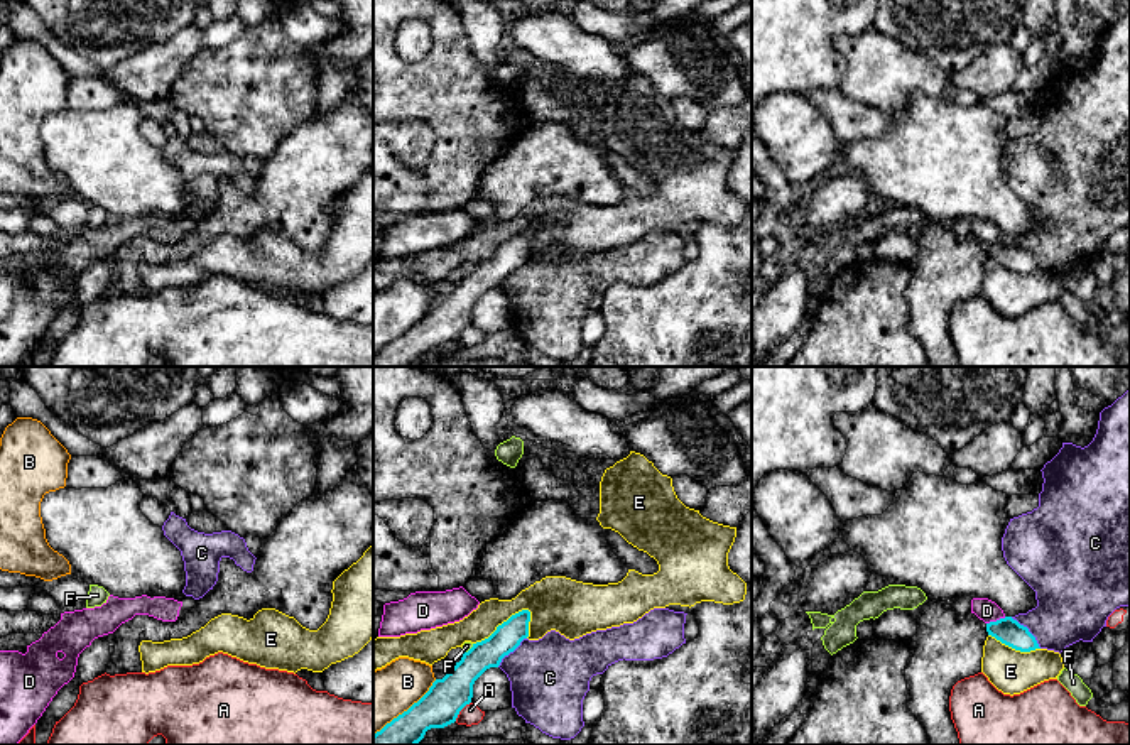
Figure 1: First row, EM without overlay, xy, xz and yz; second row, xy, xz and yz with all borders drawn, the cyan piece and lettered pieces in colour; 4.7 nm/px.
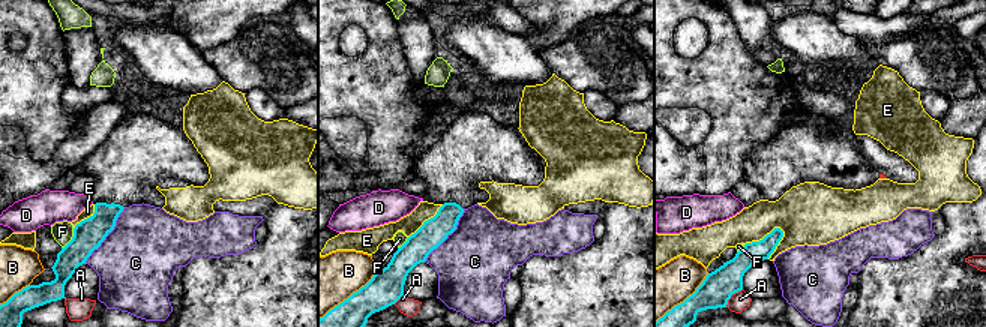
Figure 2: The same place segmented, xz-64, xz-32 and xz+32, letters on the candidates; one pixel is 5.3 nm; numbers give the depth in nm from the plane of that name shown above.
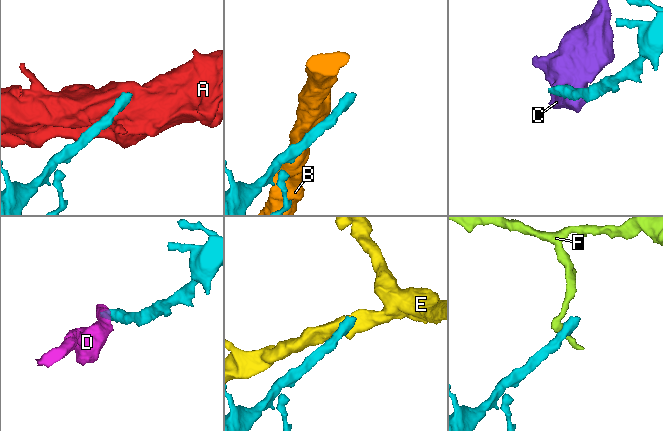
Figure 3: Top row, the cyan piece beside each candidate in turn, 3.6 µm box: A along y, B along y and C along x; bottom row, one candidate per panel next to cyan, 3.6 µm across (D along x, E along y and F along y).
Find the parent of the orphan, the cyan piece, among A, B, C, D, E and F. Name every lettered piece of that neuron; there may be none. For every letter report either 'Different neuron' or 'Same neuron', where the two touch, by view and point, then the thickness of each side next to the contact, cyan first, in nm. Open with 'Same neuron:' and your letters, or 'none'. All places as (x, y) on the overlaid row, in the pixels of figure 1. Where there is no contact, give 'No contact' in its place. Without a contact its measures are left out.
Same neuron: none
A: Different neuron. Touches cyan at xz (460, 710). Thickness 190 nm (cyan) against 100 nm
B: Different neuron. Touches cyan at xz (407, 710). Thickness 190 nm (cyan) against 280 nm
C: Different neuron. Touches cyan at yz (1027, 630). Thickness 120 nm (cyan) against 340 nm
D: Different neuron. Touches cyan at yz (995, 622). Thickness 120 nm (cyan) against 110 nm
E: Different neuron. Touches cyan at xz (504, 622). Thickness 140 nm (cyan) against 240 nm
F: Different neuron. Touches cyan at xz (470, 649). Thickness 180 nm (cyan) against 50 nm

